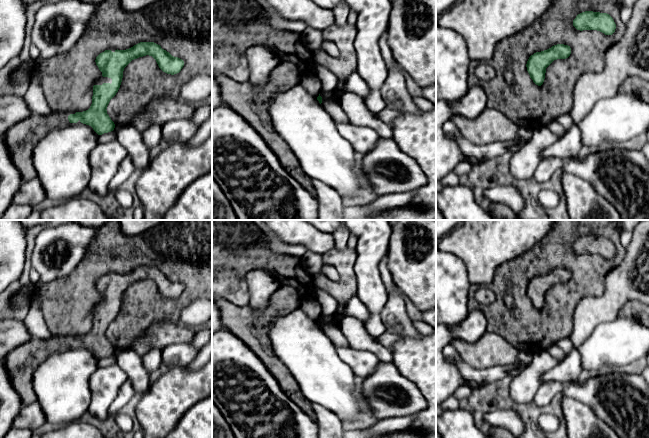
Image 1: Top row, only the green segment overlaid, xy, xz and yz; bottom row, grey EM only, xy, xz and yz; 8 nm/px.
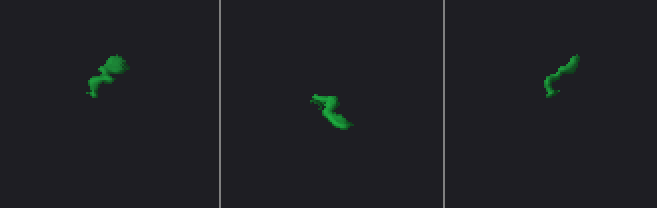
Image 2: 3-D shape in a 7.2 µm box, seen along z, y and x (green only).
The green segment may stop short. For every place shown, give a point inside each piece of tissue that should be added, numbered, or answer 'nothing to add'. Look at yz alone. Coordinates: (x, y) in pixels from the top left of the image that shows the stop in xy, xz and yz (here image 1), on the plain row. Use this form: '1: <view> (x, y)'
nothing to add

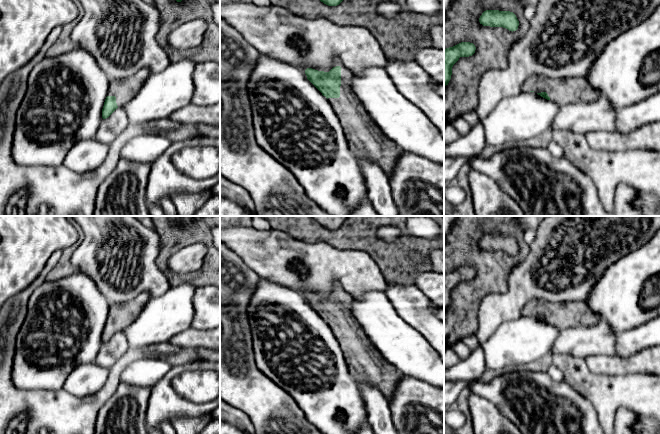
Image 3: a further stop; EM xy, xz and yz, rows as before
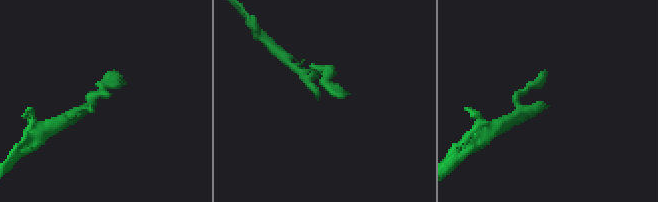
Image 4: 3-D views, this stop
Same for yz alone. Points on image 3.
1: yz (563, 315)

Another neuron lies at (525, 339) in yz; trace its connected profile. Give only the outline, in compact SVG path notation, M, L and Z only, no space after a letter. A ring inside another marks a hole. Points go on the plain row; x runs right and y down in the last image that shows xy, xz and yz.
M530 315L502 323L485 343L480 344L484 351L486 368L502 372L538 360L549 354L560 331Z

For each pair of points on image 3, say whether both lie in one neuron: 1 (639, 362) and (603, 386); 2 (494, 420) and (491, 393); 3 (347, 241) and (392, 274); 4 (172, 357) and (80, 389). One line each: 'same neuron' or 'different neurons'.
1: different neurons
2: different neurons
3: same neuron
4: different neurons

